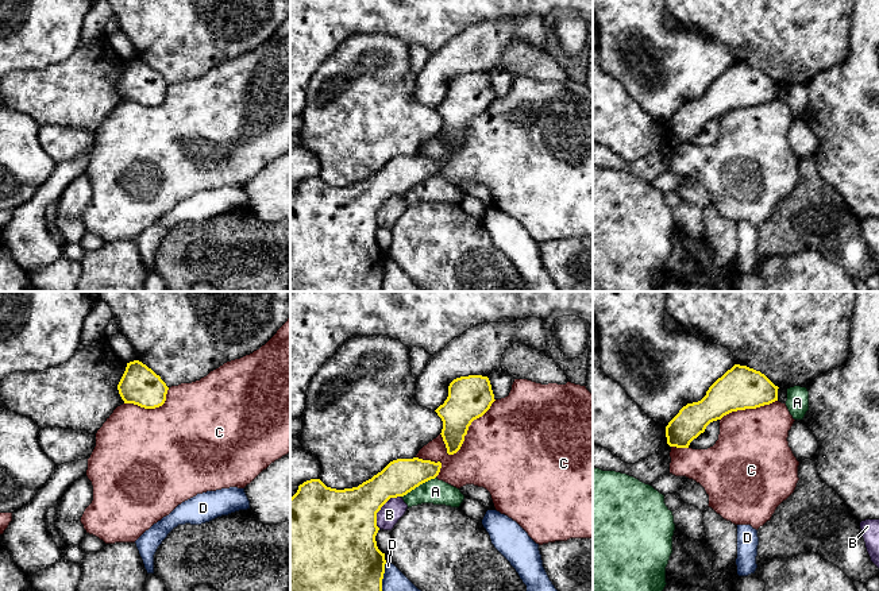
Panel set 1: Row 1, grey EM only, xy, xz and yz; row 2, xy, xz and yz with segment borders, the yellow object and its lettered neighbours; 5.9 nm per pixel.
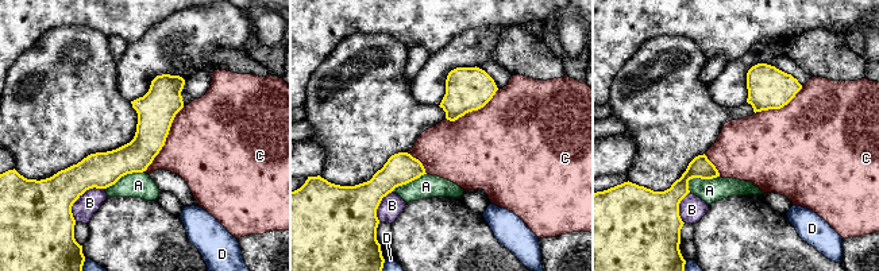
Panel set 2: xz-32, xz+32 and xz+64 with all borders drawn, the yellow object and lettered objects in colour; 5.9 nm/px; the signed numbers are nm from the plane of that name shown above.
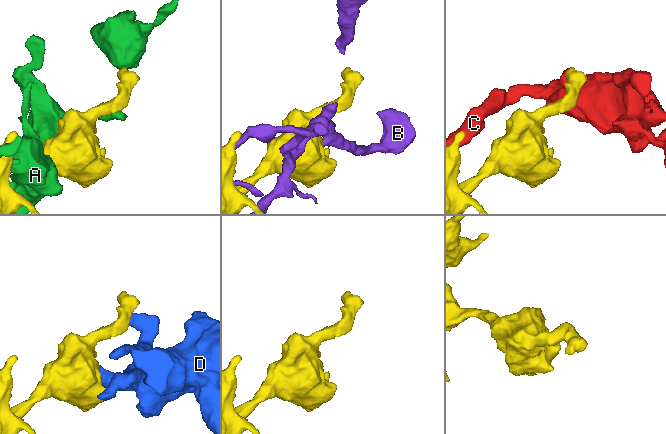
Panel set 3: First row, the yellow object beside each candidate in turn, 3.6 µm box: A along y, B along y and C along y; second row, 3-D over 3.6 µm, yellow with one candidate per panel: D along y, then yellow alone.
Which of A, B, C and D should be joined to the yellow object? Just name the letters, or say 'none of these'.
none of these

